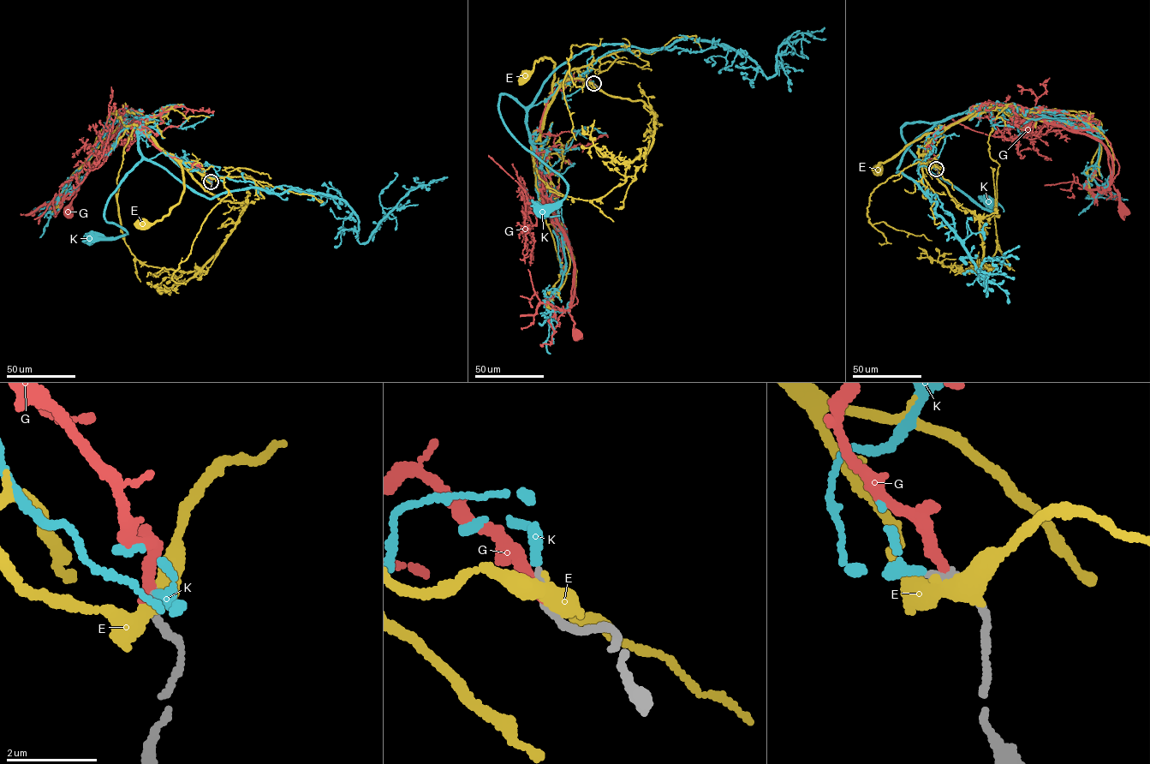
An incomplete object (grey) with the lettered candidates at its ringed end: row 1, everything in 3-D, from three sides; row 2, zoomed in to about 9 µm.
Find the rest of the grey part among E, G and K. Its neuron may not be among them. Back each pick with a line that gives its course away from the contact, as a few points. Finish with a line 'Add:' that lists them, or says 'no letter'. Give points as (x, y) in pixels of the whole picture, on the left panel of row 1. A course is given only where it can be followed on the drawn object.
K: Its course: (211, 182), (183, 157), (186, 162), (163, 152), (142, 159), (112, 194), (103, 216), (127, 233), (91, 238)
Add: K

